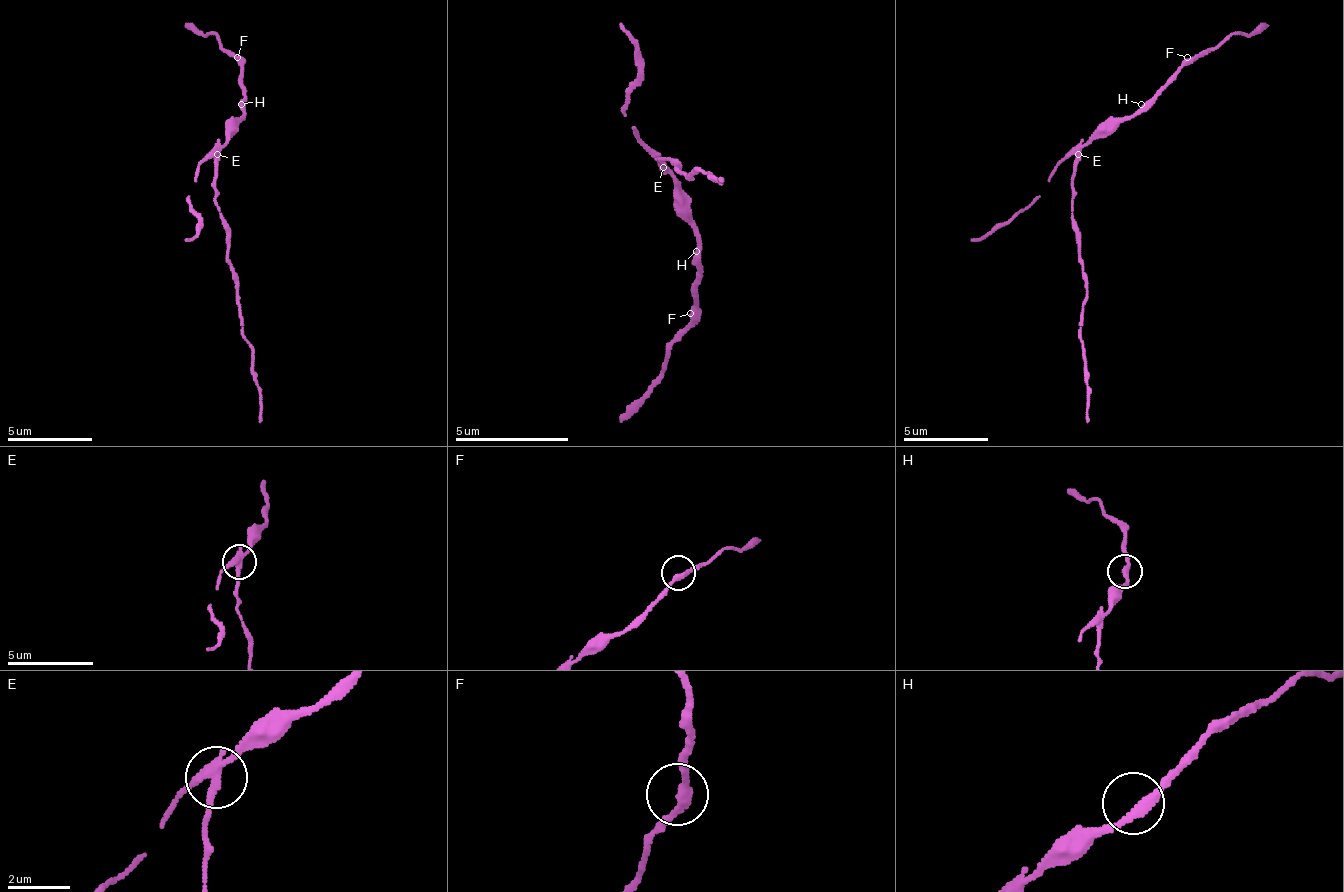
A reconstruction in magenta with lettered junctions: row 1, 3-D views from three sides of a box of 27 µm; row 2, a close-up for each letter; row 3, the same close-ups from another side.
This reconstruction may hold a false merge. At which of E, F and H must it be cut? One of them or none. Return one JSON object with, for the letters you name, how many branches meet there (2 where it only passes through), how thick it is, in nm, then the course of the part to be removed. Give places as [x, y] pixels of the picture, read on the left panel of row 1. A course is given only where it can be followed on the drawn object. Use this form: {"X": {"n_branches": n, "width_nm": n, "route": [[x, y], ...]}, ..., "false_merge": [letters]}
{"E": {"n_branches": 3, "width_nm": 260, "route": [[216, 155], [216, 210], [233, 273], [241, 337], [263, 421]]}, "false_merge": ["E"]}

